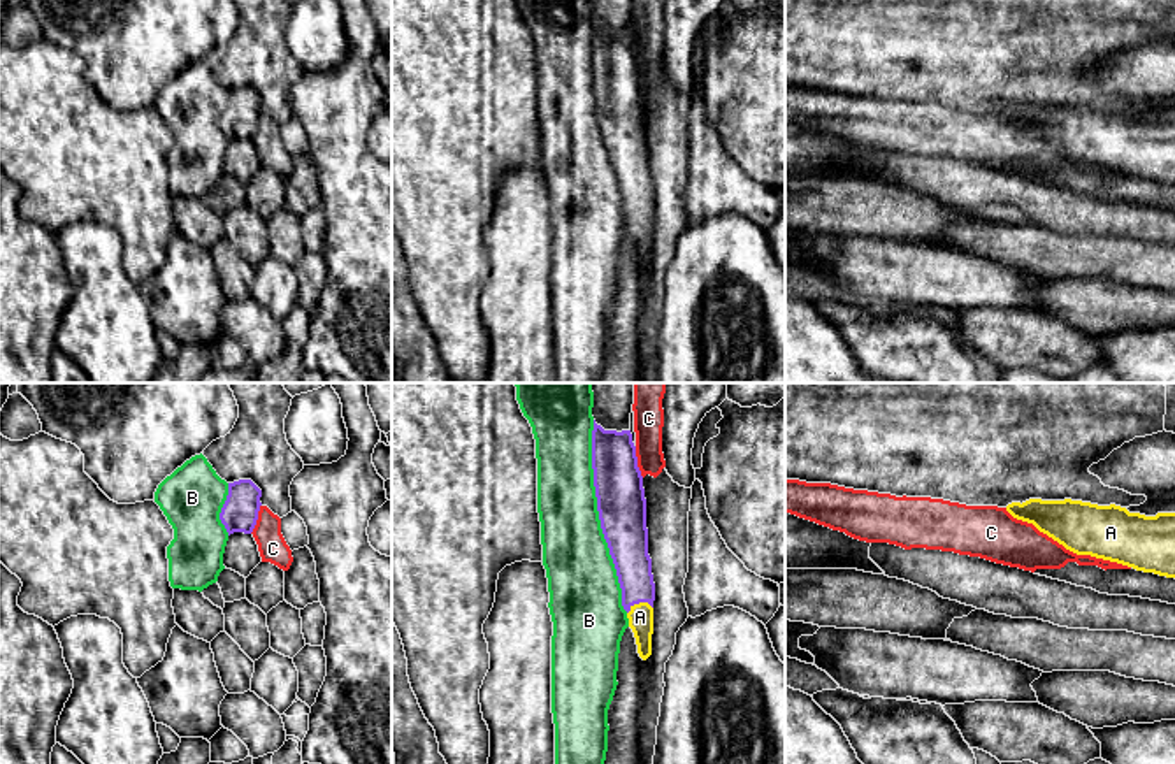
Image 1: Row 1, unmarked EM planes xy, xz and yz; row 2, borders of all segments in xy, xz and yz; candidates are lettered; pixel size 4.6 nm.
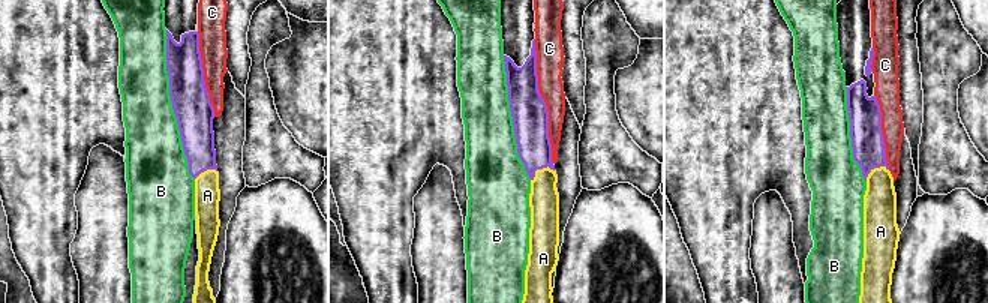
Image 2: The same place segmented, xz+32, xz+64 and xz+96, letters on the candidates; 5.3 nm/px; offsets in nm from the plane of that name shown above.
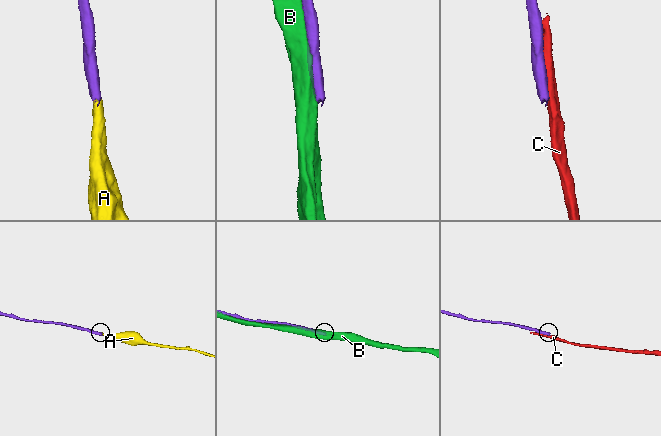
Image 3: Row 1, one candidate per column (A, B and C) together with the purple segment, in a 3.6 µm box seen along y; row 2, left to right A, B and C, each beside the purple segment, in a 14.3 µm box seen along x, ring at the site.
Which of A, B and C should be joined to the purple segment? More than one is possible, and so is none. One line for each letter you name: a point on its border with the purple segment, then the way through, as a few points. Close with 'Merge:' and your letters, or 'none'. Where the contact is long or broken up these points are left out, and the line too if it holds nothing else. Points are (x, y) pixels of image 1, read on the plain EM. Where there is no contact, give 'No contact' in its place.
A: Touches purple at xz (638, 209). Path across: xz (629, 157), (638, 209), (640, 223)
Merge: A

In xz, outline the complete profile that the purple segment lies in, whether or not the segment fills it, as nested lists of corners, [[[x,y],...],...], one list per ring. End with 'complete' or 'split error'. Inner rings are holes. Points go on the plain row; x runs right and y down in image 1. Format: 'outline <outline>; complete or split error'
outline [[[594,26],[592,76],[601,135],[622,195],[622,213],[643,267],[652,262],[655,190],[648,162],[646,105],[631,37],[604,37]]]; split error

